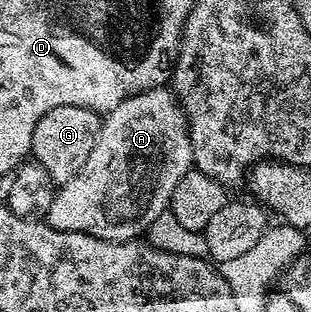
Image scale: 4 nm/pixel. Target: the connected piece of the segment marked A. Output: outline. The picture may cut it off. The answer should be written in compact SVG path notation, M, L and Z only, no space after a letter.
M161 86L142 91L105 112L88 161L72 181L55 190L45 222L61 231L79 231L117 243L137 240L167 211L180 177L192 170L193 162L190 129L173 90Z

